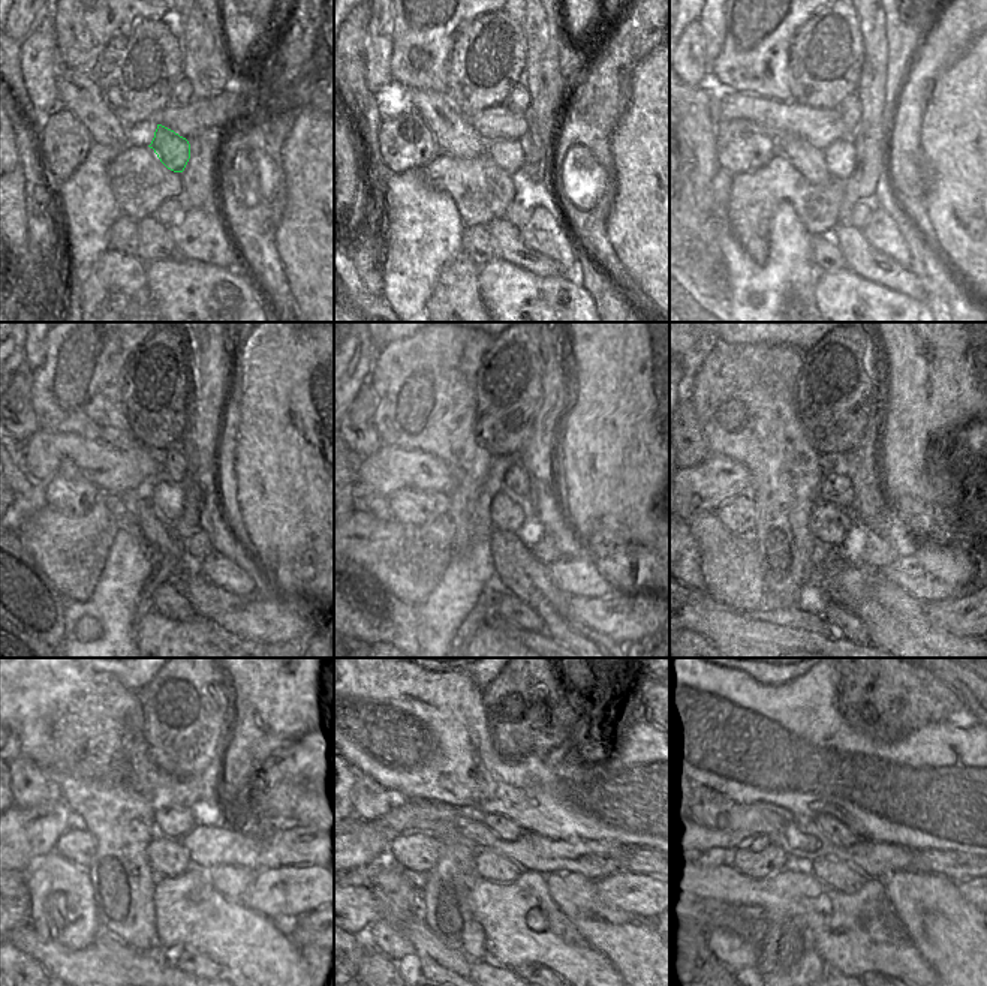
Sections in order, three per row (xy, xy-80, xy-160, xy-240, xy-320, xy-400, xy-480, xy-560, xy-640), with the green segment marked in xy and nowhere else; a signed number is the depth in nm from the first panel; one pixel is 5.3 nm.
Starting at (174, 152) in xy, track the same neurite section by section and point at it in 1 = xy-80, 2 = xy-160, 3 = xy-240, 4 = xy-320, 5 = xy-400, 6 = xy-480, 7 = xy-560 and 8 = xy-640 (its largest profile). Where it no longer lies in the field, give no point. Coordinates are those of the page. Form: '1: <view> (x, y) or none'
1: xy-80 (508, 155)
2: xy-160 (839, 156)
3: xy-240 (168, 499)
4: xy-320 (506, 513)
5: xy-400 (828, 525)
6: xy-480 (166, 859)
7: xy-560 (490, 865)
8: xy-640 (840, 877)

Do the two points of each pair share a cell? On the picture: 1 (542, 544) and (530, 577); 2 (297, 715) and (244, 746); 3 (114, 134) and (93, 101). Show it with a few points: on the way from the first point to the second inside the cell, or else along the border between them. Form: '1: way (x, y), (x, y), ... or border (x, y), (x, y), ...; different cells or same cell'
1: border (515, 532), (524, 547), (544, 567); different cells
2: way (283, 720), (267, 736), (258, 736); same cell
3: way (107, 126), (93, 113), (93, 108); same cell

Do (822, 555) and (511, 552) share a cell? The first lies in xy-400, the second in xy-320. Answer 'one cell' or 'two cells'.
one cell

